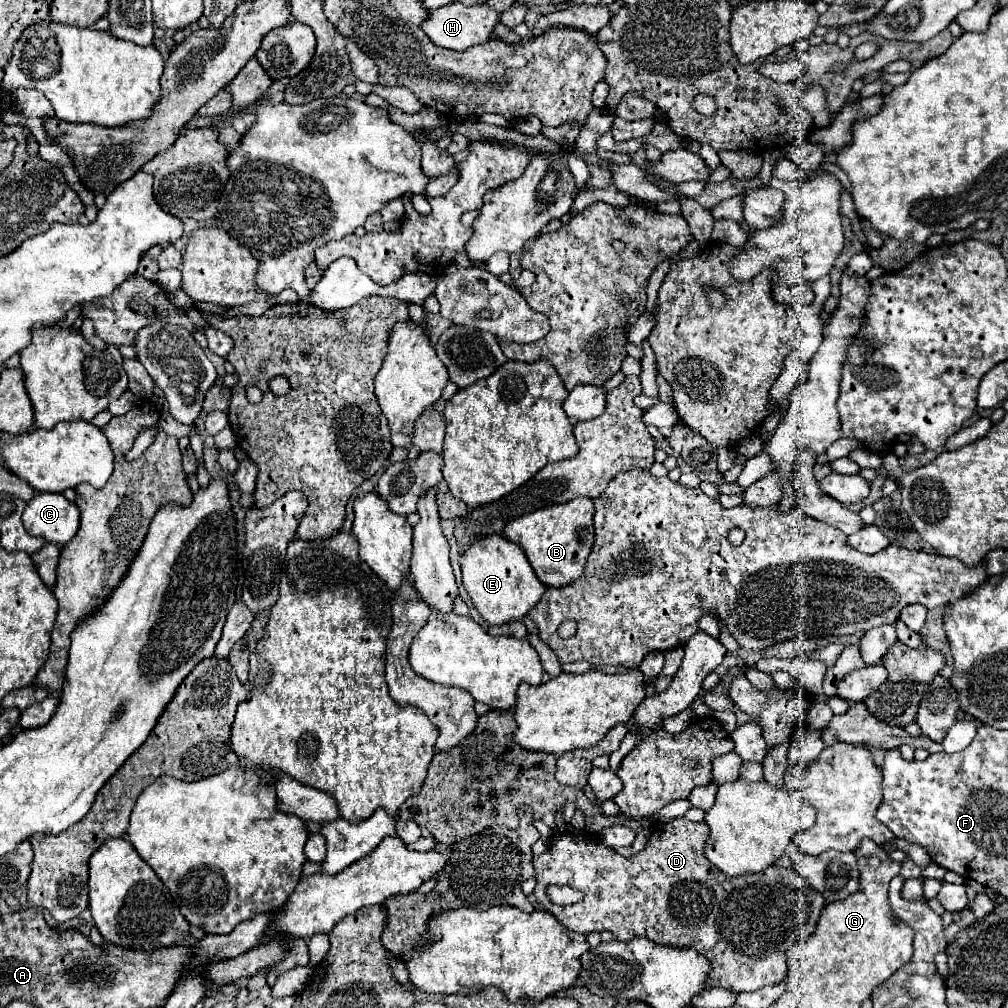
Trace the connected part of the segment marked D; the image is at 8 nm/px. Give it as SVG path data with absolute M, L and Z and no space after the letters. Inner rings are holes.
M686 818L658 822L652 828L652 836L646 848L630 858L620 856L594 834L554 834L548 842L548 850L534 858L538 882L534 888L536 902L544 904L546 910L554 914L556 920L560 920L560 924L578 934L608 930L618 940L632 940L636 936L644 936L662 946L694 948L696 952L706 956L712 966L706 980L706 988L718 986L732 992L750 992L762 986L782 982L788 970L786 950L814 932L826 902L820 896L820 892L816 892L794 868L770 866L758 874L728 878L718 868L714 868L704 856L708 834L710 828L706 822L698 824ZM552 884L580 890L584 894L582 902L570 906L558 906L550 902L546 888Z

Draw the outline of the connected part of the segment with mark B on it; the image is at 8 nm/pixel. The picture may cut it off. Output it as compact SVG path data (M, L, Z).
M578 496L570 502L540 508L508 522L504 528L504 536L522 546L530 566L544 586L566 586L580 578L584 572L588 552L594 544L592 516L594 502L590 498Z

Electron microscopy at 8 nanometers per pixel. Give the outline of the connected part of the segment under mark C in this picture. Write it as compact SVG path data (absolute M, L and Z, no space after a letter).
M36 494L22 514L24 528L54 544L66 544L80 526L80 510L62 494Z

